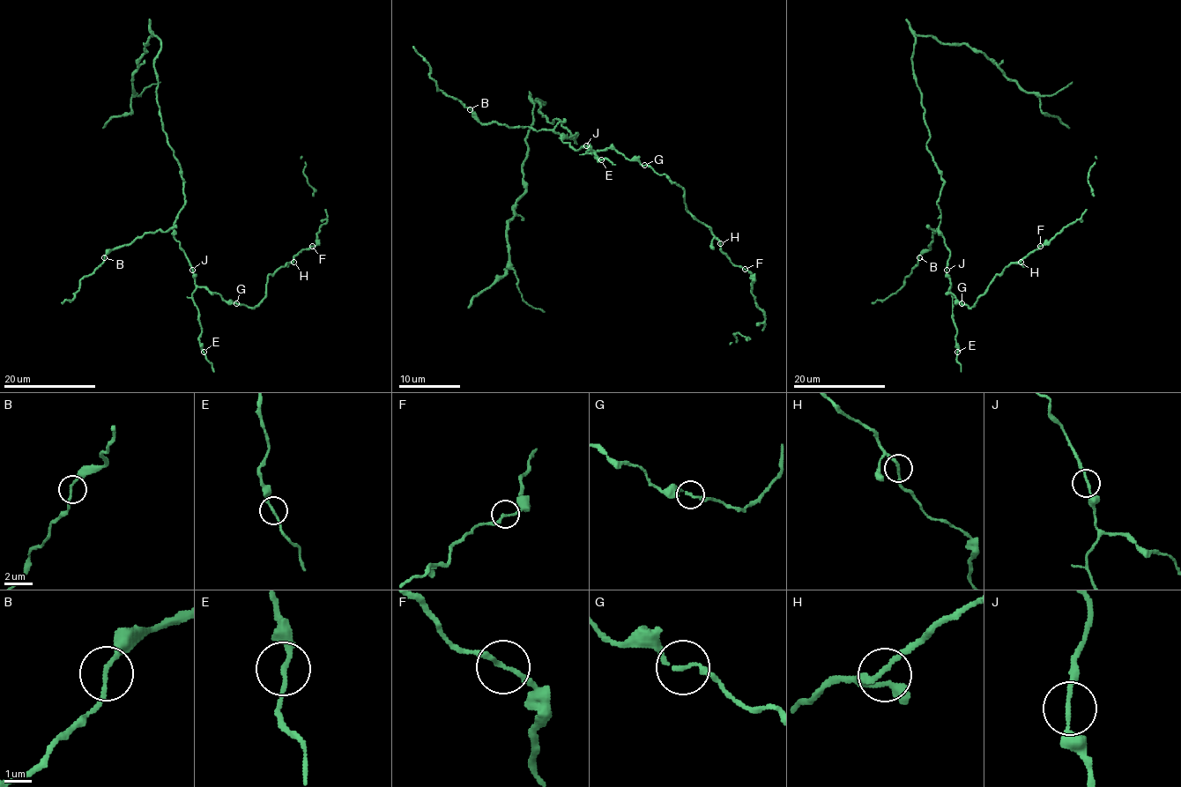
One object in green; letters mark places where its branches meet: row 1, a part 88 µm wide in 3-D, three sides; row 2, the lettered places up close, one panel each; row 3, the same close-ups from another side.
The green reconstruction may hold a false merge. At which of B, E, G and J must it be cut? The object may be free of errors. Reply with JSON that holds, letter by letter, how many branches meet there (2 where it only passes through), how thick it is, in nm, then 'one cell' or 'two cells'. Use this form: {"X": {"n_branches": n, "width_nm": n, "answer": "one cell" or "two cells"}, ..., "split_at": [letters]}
{"B": {"n_branches": 2, "width_nm": 150, "answer": "one cell"}, "E": {"n_branches": 2, "width_nm": 170, "answer": "one cell"}, "G": {"n_branches": 2, "width_nm": 160, "answer": "one cell"}, "J": {"n_branches": 2, "width_nm": 150, "answer": "one cell"}, "split_at": []}

